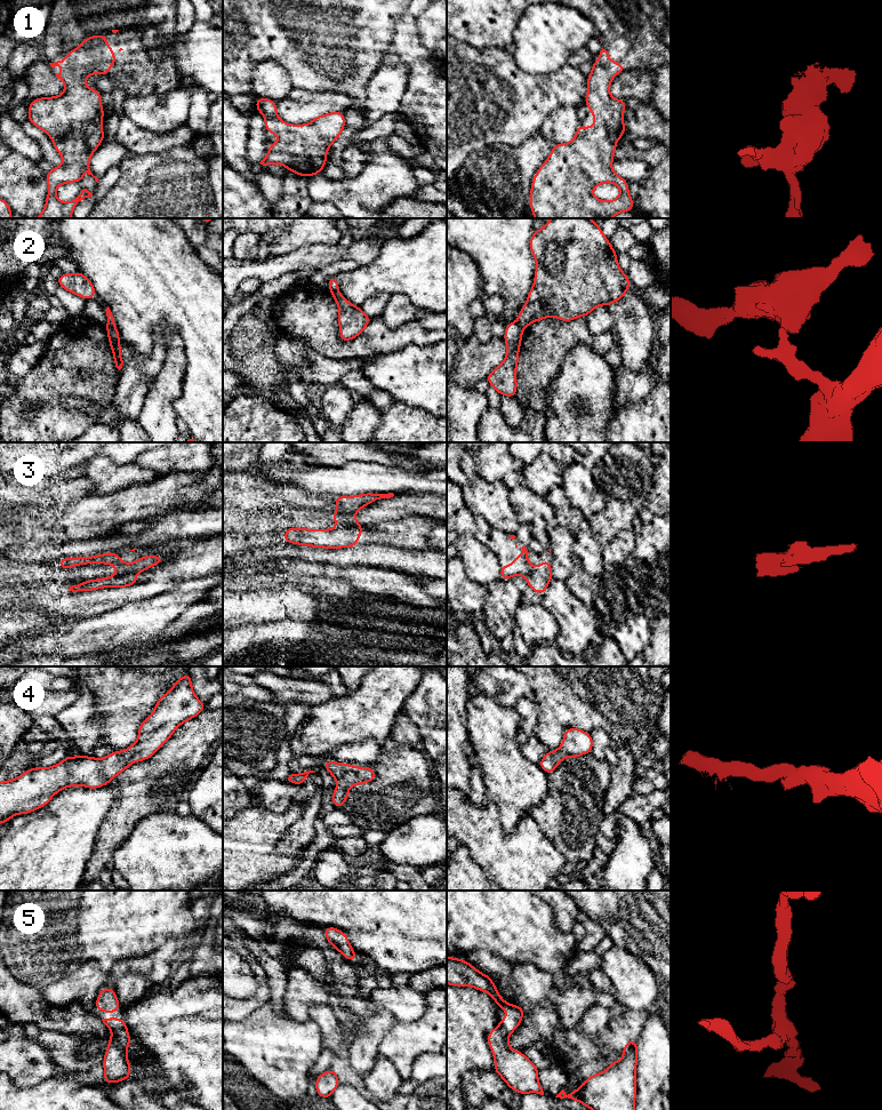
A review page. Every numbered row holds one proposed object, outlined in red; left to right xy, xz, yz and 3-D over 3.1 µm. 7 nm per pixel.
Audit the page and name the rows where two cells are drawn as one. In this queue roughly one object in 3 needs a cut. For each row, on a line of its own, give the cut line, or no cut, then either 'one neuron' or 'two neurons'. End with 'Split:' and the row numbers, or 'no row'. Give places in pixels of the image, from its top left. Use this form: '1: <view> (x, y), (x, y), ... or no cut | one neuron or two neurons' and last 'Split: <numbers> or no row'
1: no cut | one neuron
2: xy (106, 325), (114, 327) | two neurons
3: xz (339, 525), (361, 526) | two neurons
4: no cut | one neuron
5: no cut | one neuron
Split: 2, 3

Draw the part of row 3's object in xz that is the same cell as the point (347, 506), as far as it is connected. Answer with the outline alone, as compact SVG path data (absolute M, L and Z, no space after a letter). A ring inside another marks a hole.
M366 493L355 496L335 496L337 509L334 511L335 517L331 521L337 522L339 526L362 526L356 522L354 514L363 509L367 504L372 503L380 498L391 498L393 493L375 494Z

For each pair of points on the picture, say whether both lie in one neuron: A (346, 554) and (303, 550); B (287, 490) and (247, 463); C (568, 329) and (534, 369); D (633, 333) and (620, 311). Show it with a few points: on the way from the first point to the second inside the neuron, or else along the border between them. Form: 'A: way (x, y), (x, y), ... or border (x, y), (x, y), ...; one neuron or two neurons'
A: way (336, 554), (313, 554); one neuron
B: border (234, 470), (253, 471); two neurons
C: way (558, 340), (540, 359); one neuron
D: way (633, 327), (625, 317); one neuron

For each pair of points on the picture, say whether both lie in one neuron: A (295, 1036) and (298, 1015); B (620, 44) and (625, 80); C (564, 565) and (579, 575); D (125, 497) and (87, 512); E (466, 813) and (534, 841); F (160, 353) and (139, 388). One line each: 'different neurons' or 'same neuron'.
A: different neurons
B: different neurons
C: different neurons
D: same neuron
E: same neuron
F: same neuron

